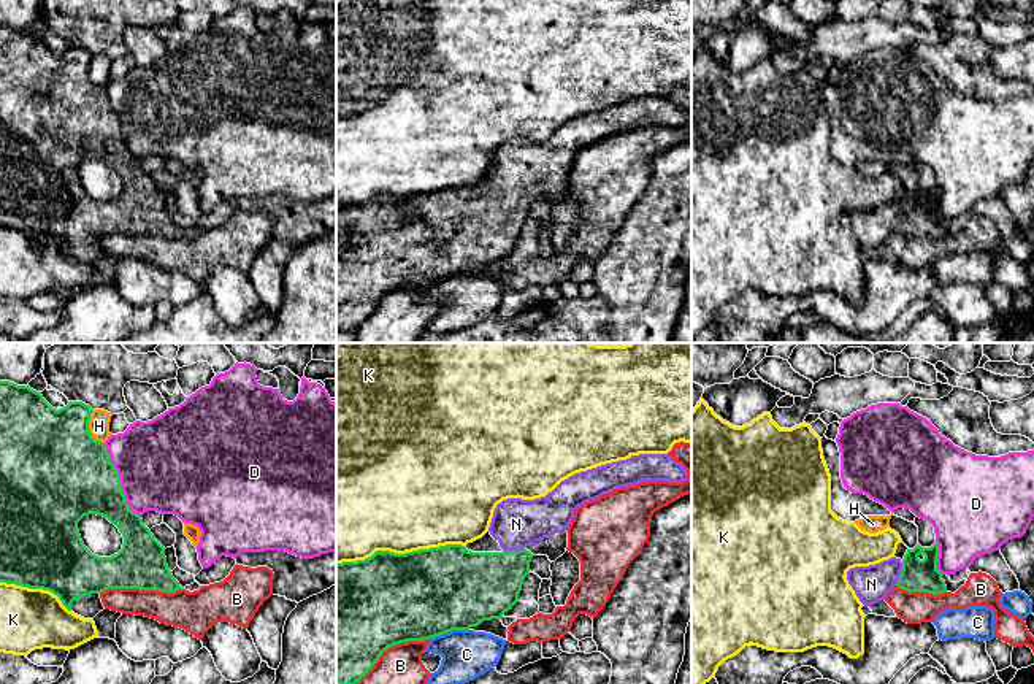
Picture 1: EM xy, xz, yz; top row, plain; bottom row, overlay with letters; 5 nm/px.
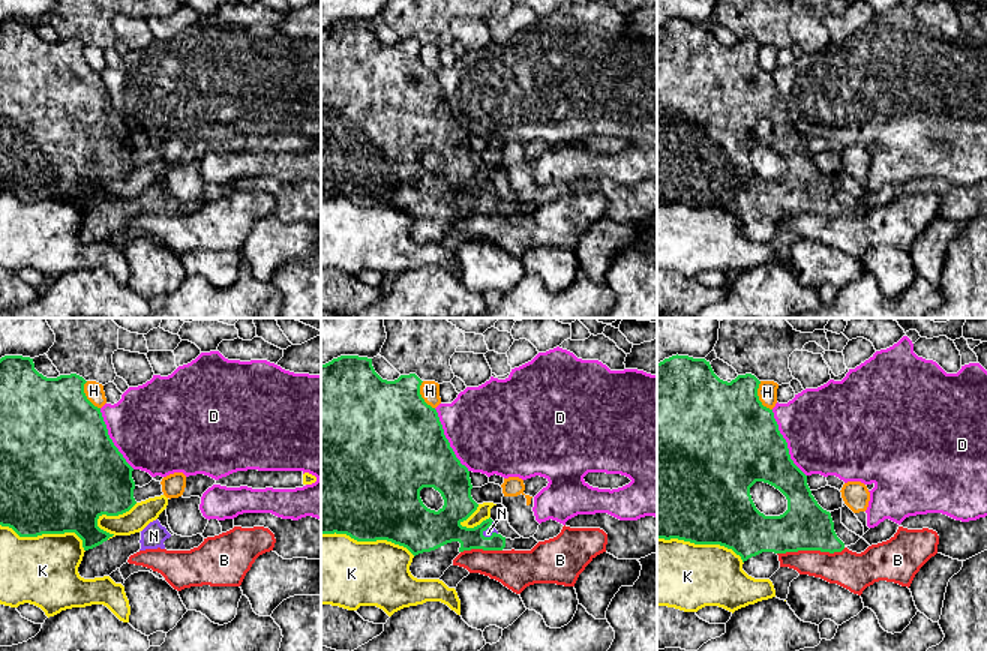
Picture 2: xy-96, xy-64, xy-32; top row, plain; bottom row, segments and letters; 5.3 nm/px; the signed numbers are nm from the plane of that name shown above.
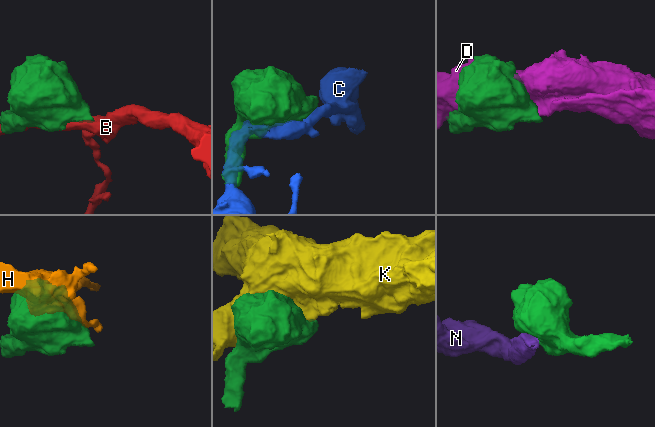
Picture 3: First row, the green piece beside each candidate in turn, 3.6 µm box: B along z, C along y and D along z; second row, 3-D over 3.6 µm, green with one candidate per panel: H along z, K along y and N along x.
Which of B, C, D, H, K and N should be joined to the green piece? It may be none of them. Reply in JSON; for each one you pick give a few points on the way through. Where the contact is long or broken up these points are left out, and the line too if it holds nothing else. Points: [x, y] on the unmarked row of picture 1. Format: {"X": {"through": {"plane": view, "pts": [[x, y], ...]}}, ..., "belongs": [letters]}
{"N": {"through": {"plane": "yz", "pts": [[917, 219], [901, 218], [887, 218], [871, 229]]}}, "belongs": ["N"]}

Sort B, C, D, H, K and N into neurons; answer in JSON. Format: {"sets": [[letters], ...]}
{"sets": [["B"], ["C"], ["D"], ["H"], ["K"], ["N"]]}

